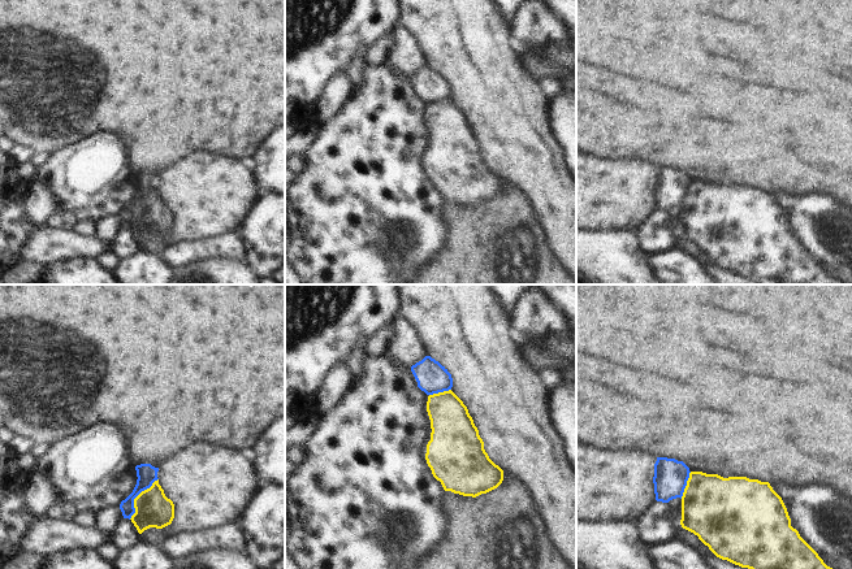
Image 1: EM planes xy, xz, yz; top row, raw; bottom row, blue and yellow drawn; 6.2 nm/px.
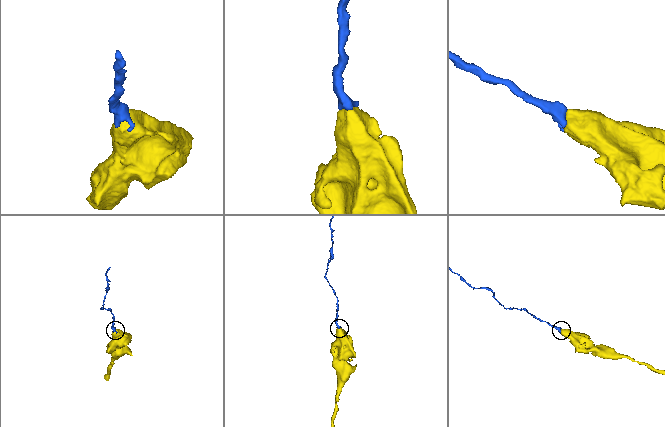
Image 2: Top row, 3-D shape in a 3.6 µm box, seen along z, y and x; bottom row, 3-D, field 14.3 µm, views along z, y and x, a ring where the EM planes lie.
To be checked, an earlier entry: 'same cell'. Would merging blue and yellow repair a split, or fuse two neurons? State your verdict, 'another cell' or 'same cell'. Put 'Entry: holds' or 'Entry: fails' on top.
Entry: fails
another cell

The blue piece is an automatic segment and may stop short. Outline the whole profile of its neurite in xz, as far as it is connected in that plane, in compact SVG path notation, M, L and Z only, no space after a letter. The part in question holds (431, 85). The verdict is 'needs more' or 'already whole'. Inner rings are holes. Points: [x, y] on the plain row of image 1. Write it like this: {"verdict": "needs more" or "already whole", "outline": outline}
{"verdict": "already whole", "outline": "M431 65L411 75L418 96L427 104L449 100L453 96L451 83Z"}

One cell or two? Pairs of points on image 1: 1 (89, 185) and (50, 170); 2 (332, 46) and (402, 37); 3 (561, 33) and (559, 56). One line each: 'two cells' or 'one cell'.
1: one cell
2: two cells
3: two cells

